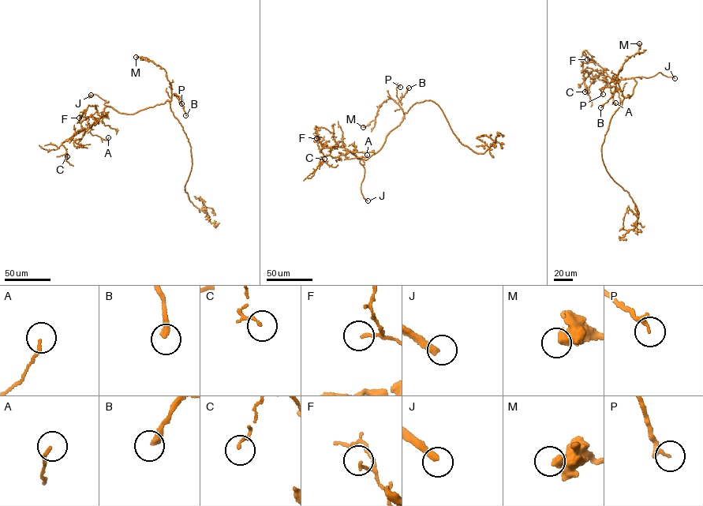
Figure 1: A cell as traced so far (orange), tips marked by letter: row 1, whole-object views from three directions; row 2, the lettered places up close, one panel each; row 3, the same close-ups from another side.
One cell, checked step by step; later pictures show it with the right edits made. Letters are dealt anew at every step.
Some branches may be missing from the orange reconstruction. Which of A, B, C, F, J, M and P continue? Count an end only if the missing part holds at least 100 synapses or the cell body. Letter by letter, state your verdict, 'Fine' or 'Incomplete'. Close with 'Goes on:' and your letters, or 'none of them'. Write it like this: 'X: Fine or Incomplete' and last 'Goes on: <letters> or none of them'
A: Fine
B: Fine
C: Fine
F: Fine
J: Incomplete
M: Fine
P: Fine
Goes on: J

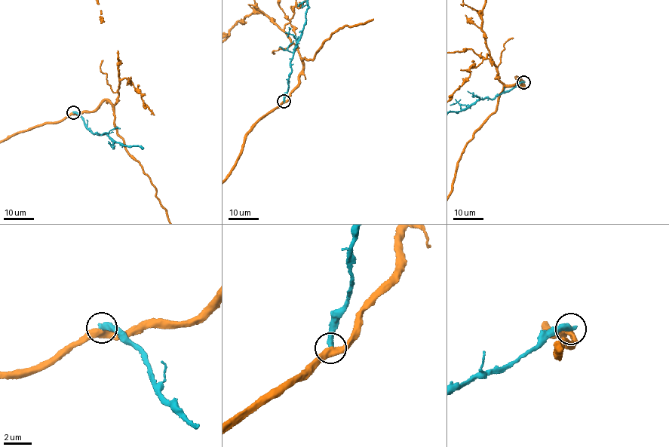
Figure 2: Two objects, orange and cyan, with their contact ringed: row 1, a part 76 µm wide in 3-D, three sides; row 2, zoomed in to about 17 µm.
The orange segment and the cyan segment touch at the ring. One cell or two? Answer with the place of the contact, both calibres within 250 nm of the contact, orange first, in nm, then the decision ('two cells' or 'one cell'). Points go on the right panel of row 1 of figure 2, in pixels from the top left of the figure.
at (523, 82); 460 nm thick on the orange side, 440 nm on the other; two cells

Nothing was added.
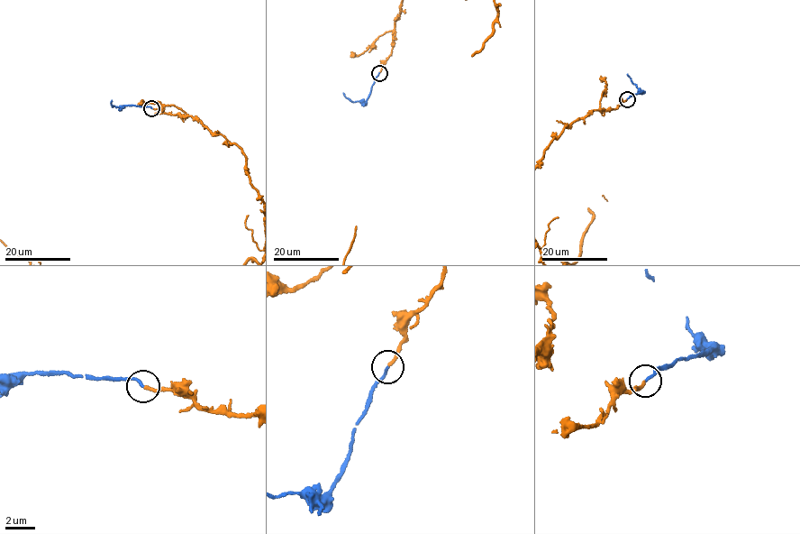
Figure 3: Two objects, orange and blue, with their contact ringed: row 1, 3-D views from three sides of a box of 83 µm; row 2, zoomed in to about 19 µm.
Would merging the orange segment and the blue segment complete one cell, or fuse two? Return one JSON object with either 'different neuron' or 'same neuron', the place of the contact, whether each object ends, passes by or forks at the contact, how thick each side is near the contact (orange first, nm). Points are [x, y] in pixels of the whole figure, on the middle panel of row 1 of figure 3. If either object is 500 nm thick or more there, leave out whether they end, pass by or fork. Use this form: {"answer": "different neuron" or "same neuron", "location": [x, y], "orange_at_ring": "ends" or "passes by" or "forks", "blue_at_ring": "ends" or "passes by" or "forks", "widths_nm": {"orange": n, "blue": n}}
{"answer": "same neuron", "location": [379, 73], "orange_at_ring": "ends", "blue_at_ring": "ends", "widths_nm": {"orange": 200, "blue": 190}}

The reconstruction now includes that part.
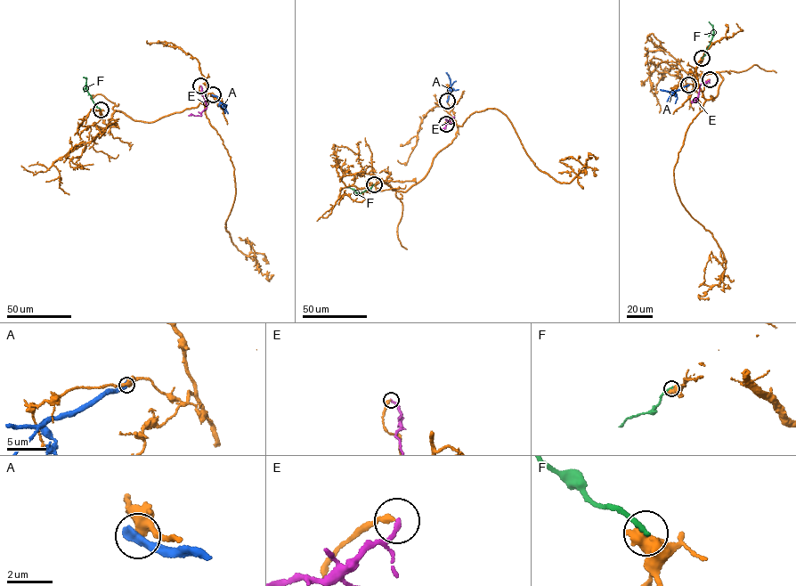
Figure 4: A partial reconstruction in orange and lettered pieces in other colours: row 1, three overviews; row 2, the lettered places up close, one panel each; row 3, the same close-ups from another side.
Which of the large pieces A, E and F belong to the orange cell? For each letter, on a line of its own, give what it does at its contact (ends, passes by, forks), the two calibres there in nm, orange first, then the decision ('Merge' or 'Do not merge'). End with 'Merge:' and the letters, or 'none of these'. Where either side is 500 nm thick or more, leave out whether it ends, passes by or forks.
A: Thickness 420 nm (orange) against 550 nm. Do not merge
E: It ends there. Thickness 260 nm (orange) against 200 nm. Do not merge
F: Thickness 700 nm (orange) against 240 nm. Do not merge
Merge: none of these

